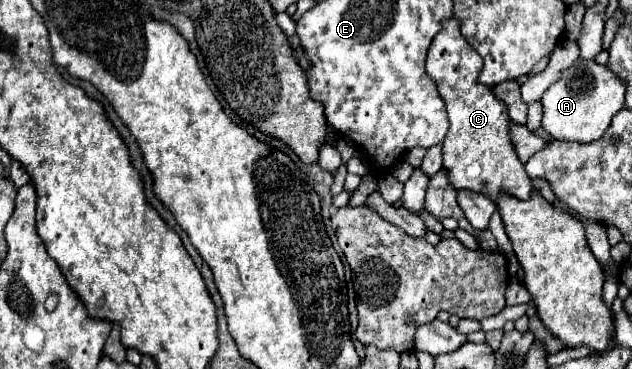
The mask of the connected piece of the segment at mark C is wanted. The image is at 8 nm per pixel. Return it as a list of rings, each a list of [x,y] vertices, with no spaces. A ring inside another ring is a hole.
[[[447,20],[439,36],[435,36],[425,64],[427,76],[437,84],[437,92],[445,102],[451,124],[443,142],[443,170],[447,170],[447,178],[455,190],[485,194],[493,202],[497,202],[499,192],[527,200],[533,184],[509,140],[507,108],[503,108],[491,88],[477,82],[481,68],[483,60],[463,38],[459,20]]]

